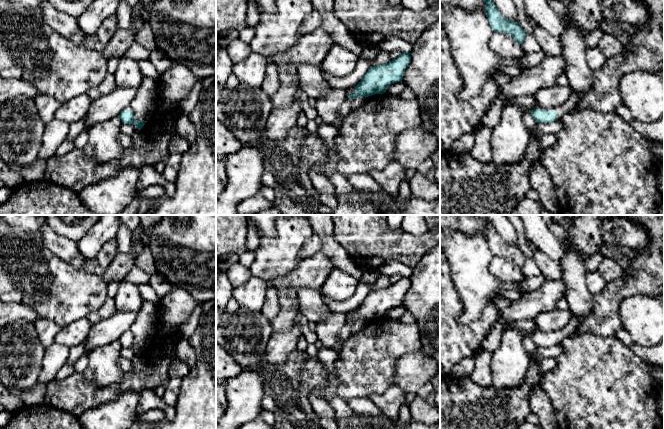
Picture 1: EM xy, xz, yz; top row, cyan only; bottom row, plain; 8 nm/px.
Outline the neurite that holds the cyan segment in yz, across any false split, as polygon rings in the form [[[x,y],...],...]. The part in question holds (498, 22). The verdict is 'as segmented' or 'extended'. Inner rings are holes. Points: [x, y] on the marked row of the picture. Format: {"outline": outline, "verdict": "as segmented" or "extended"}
{"outline": [[[485,0],[485,2],[485,13],[494,32],[503,32],[511,35],[518,43],[522,44],[526,33],[518,22],[506,19],[497,9],[493,0]]], "verdict": "as segmented"}

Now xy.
{"outline": [[[123,110],[119,115],[122,123],[124,124],[134,124],[139,130],[141,130],[146,121],[137,121],[134,117],[134,112],[132,110]]], "verdict": "as segmented"}

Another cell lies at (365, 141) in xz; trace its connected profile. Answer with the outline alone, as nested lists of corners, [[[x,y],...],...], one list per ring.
[[[375,94],[366,97],[365,103],[354,108],[346,115],[334,140],[338,156],[337,171],[348,180],[354,174],[369,174],[372,170],[381,170],[395,161],[394,146],[400,133],[405,130],[421,127],[420,107],[417,100],[405,100],[400,96]]]

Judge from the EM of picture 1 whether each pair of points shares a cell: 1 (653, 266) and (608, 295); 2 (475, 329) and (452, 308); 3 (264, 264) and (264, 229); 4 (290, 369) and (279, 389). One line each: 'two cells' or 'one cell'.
1: one cell
2: one cell
3: two cells
4: one cell

